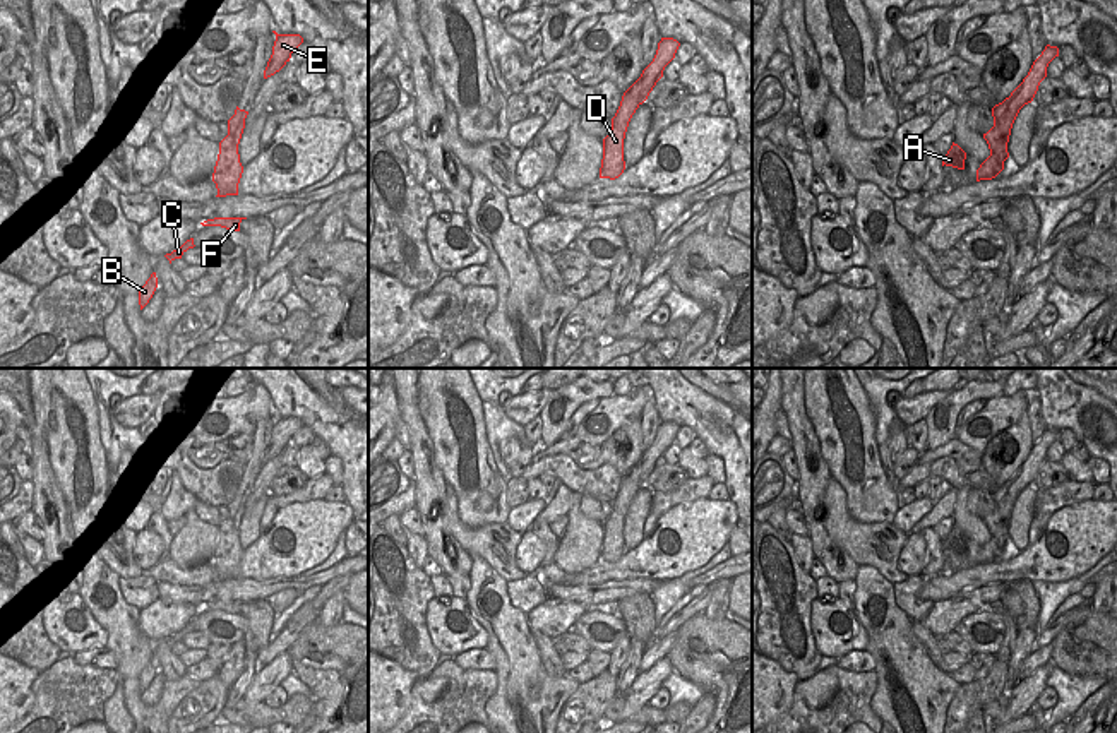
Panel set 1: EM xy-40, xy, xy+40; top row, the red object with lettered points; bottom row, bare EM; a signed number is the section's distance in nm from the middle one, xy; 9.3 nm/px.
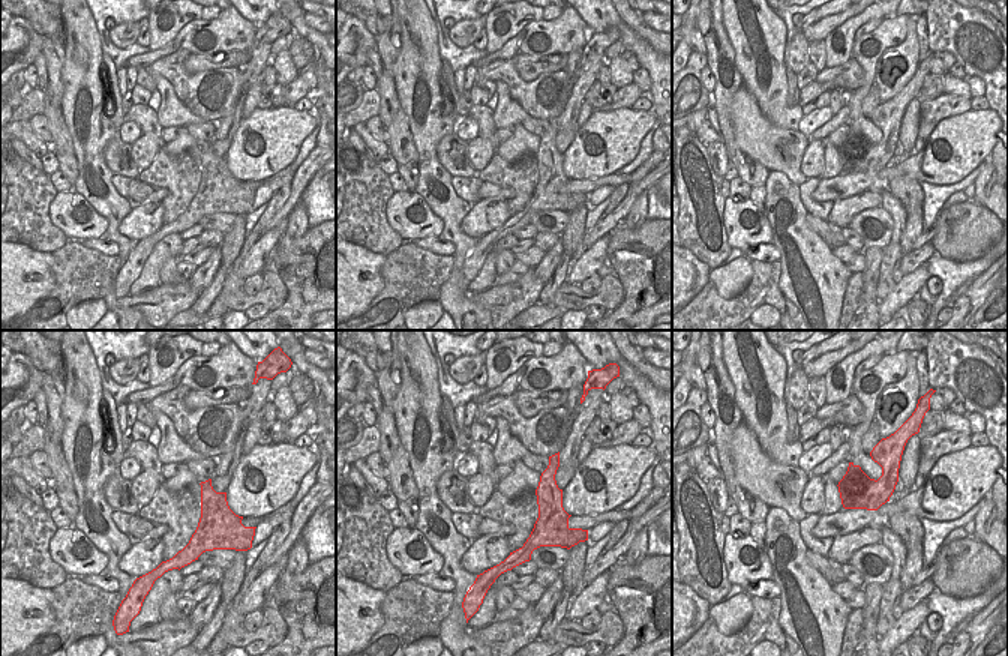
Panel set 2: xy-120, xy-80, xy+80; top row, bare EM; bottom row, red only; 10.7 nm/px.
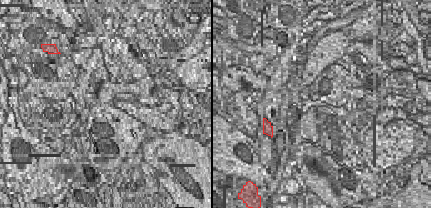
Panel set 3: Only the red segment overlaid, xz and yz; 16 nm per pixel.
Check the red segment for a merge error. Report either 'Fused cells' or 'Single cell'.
Fused cells.

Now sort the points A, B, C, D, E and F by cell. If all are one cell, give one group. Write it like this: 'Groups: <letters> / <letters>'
Groups: A E / B C D F.

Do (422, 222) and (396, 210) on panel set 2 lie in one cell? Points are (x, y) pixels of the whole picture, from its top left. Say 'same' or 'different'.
same

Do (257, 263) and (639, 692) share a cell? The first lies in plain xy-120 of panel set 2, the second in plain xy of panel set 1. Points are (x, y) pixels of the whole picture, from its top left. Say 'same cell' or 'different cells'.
same cell

